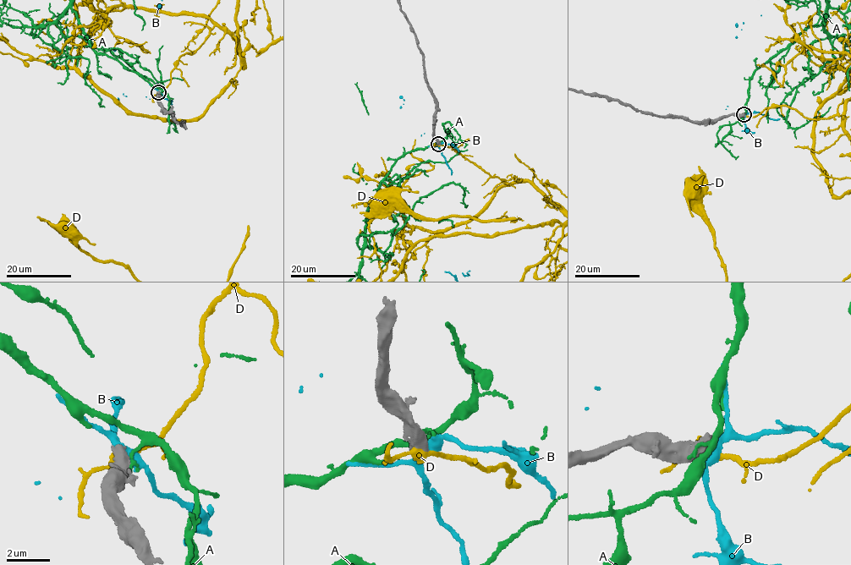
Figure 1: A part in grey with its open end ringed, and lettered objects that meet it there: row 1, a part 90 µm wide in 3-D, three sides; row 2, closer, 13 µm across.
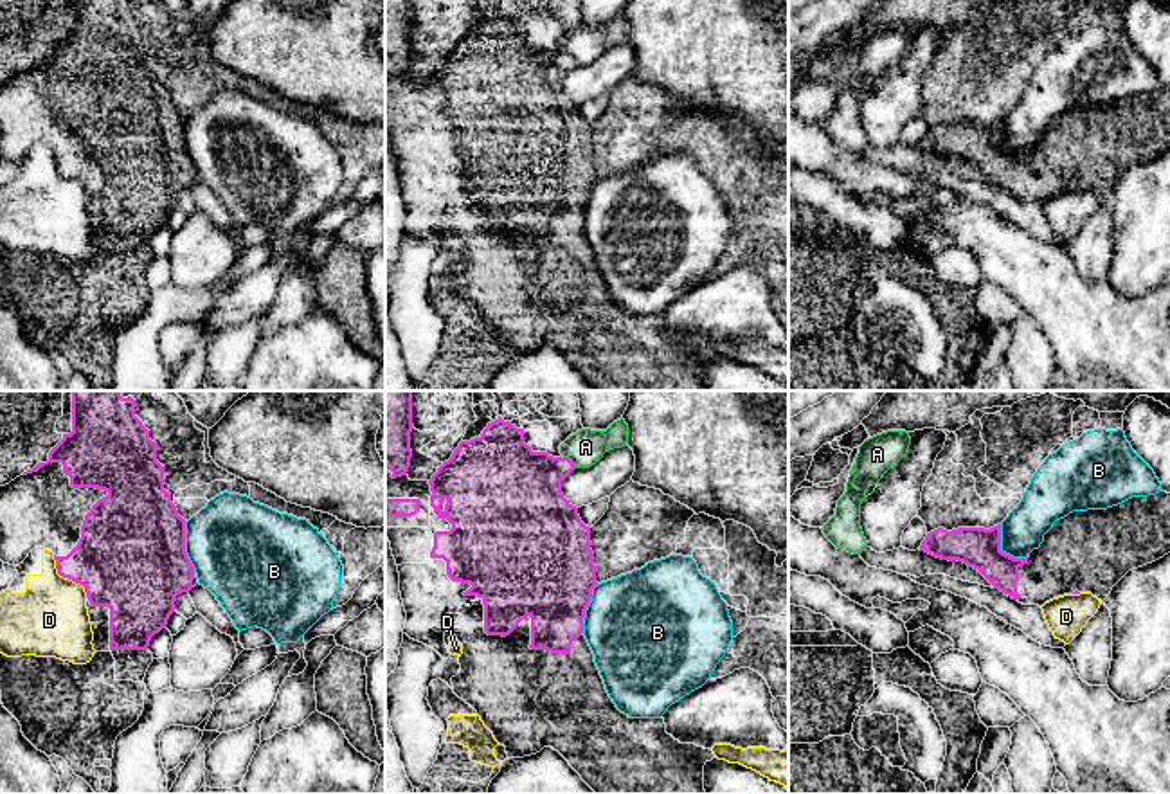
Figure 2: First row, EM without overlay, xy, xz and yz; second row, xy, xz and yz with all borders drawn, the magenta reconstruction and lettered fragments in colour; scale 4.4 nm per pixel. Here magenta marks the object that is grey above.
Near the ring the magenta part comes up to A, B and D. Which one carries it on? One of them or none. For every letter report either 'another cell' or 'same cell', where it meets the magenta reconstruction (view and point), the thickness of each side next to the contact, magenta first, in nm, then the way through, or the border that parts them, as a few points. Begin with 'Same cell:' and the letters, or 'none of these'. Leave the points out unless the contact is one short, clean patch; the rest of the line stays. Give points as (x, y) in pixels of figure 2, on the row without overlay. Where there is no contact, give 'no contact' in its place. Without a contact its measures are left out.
Same cell: none of these
A: another cell | xz (571, 58) | 340/160 nm | along xz (564, 53), (576, 63)
B: another cell | yz (1001, 148) | 180/190 nm
D: another cell | xy (67, 173) | 400/340 nm

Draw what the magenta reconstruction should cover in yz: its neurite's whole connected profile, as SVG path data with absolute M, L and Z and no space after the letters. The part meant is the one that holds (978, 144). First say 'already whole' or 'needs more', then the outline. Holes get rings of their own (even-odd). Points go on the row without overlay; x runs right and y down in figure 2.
needs more; M1170 90L1132 94L1107 106L1073 108L1057 117L1039 146L1026 155L1001 148L1001 121L985 124L938 124L920 142L941 157L958 157L977 166L1001 189L1022 202L1039 202L1064 193L1091 189L1105 196L1112 184L1132 166L1152 160L1170 149Z

